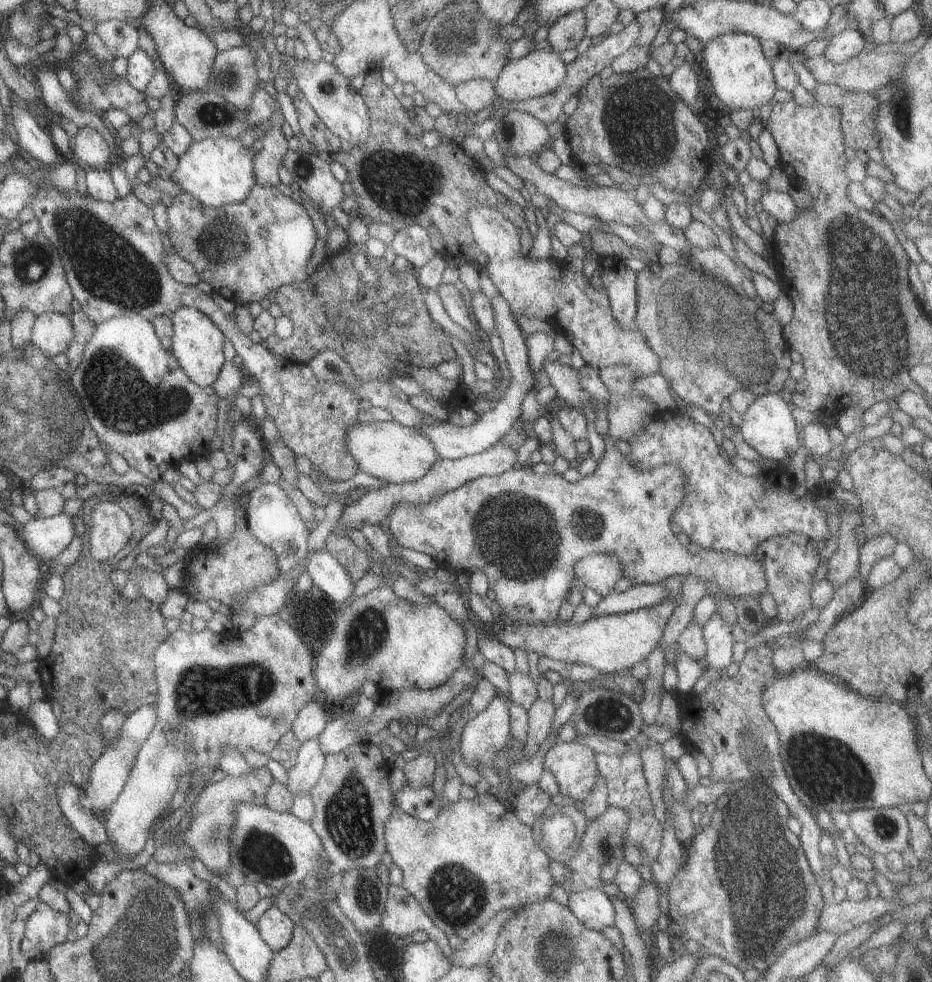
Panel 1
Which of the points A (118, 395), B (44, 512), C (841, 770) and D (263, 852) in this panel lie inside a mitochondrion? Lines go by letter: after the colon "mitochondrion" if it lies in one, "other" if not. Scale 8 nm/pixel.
A: mitochondrion
B: other
C: mitochondrion
D: mitochondrion

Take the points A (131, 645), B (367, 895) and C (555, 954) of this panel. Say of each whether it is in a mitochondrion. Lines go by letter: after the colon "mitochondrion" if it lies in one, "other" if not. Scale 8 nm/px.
A: other
B: mitochondrion
C: mitochondrion

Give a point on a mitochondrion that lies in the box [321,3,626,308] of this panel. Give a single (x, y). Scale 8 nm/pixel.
(453, 34)

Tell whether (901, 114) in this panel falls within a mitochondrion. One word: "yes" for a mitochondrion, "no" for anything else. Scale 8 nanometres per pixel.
yes

